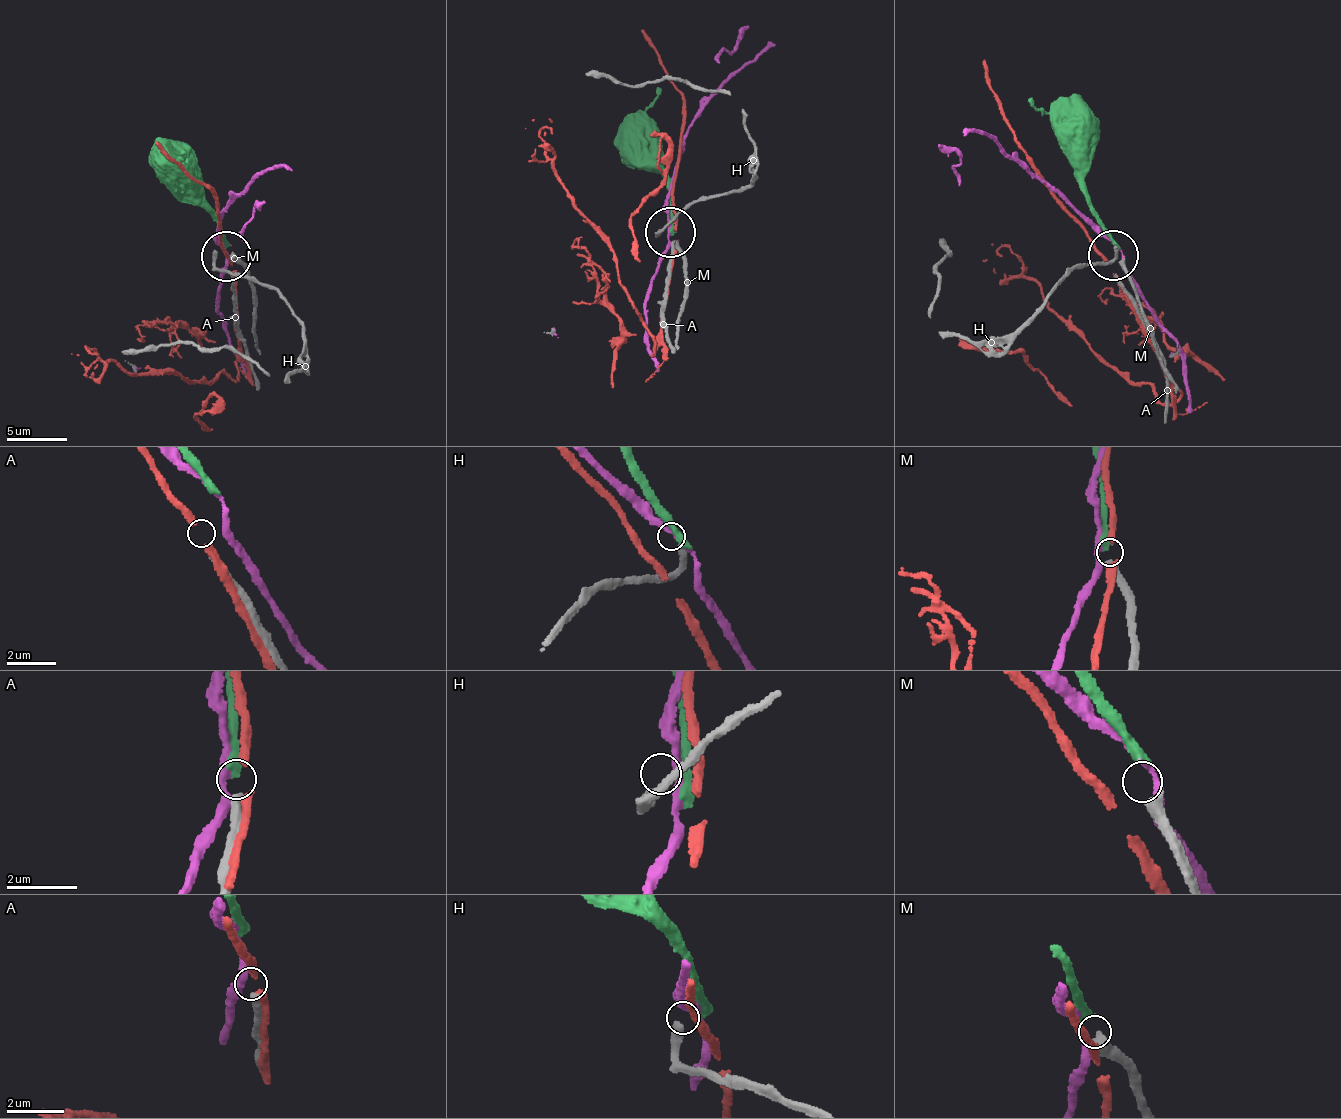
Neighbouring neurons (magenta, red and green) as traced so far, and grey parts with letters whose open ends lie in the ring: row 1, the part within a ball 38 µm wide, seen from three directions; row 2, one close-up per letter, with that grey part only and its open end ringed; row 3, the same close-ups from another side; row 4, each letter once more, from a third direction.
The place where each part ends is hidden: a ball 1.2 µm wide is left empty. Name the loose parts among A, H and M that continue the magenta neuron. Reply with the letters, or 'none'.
none

